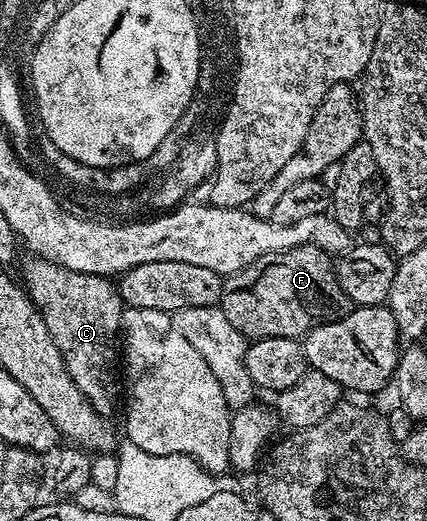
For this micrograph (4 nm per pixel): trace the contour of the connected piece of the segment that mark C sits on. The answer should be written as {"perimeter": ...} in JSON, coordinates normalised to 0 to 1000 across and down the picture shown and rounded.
{"perimeter":[[[73,493],[54,512],[49,543],[70,574],[101,605],[115,639],[129,651],[133,670],[148,678],[148,691],[171,724],[180,731],[180,747],[199,754],[199,762],[218,777],[227,793],[267,798],[269,779],[283,774],[283,735],[269,729],[274,720],[274,653],[283,643],[279,618],[288,607],[290,578],[279,568],[276,549],[258,534],[208,524],[180,524],[171,516],[152,516],[138,505],[122,505],[117,497]]]}

